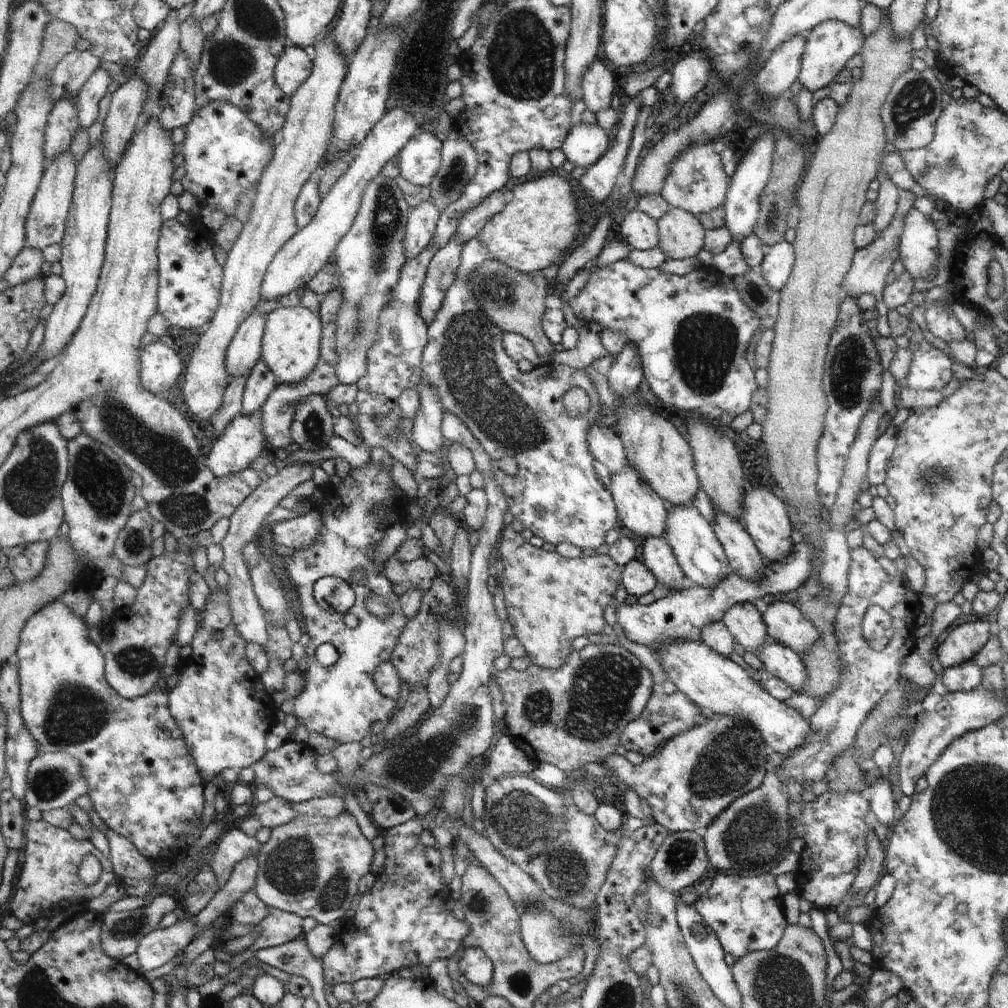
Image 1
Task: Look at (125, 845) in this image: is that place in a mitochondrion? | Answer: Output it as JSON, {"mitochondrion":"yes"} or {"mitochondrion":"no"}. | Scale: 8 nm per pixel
{"mitochondrion":"no"}

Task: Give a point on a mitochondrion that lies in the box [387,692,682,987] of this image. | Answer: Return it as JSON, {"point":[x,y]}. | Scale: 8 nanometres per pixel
{"point":[525,822]}

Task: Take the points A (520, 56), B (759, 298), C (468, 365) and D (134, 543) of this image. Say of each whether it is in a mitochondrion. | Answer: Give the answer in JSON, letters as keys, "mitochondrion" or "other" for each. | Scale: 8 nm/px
{"A":"mitochondrion","B":"mitochondrion","C":"mitochondrion","D":"mitochondrion"}

